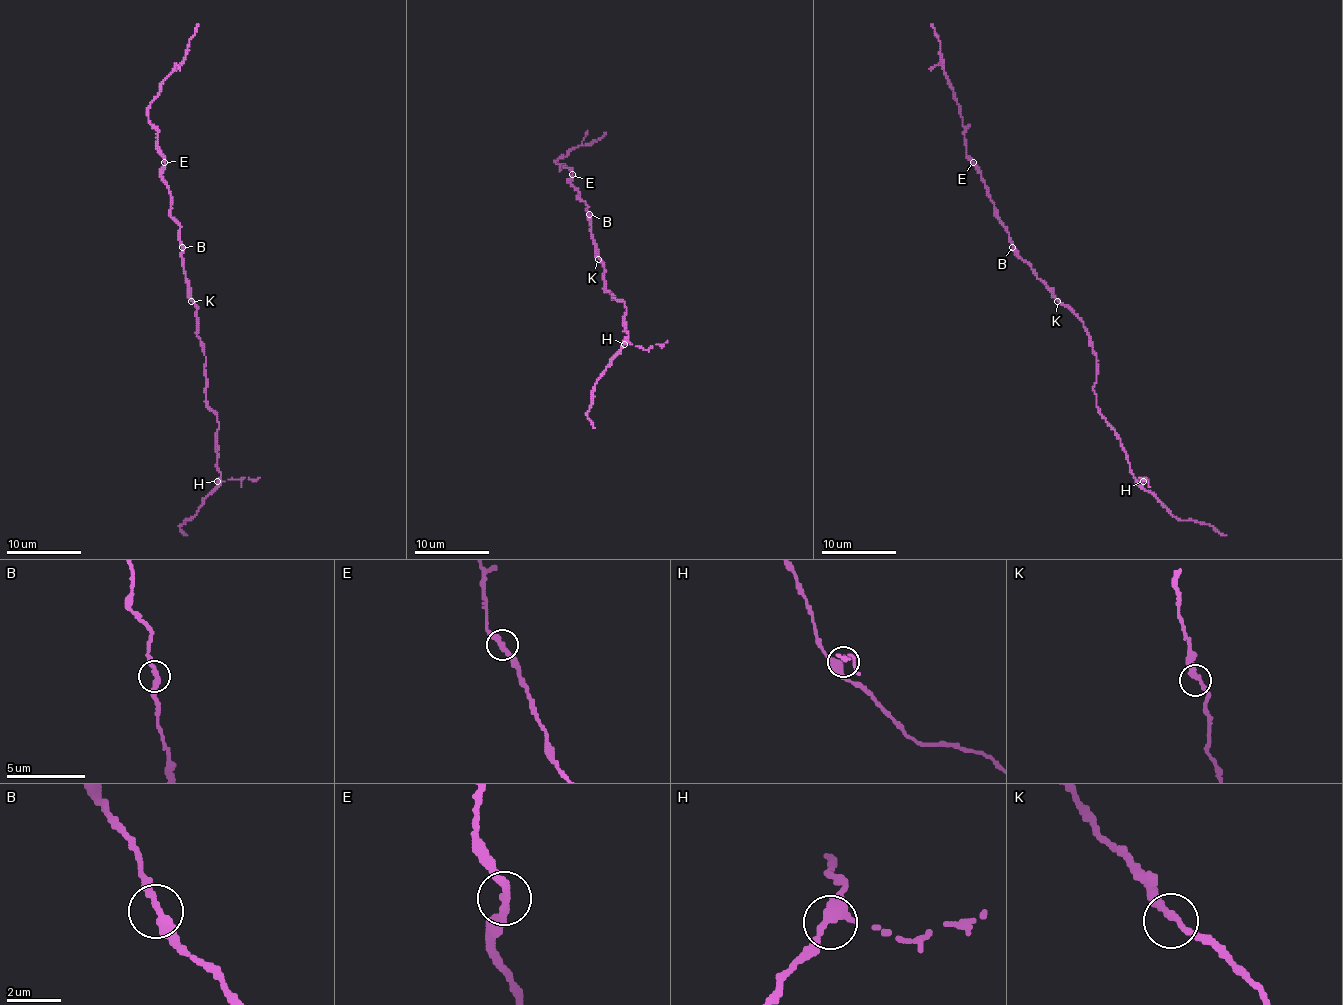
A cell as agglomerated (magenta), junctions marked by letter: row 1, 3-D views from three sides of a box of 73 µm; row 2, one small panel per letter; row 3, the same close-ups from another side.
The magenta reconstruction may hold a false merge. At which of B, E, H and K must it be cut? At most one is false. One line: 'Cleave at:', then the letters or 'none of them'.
Cleave at: none of them

